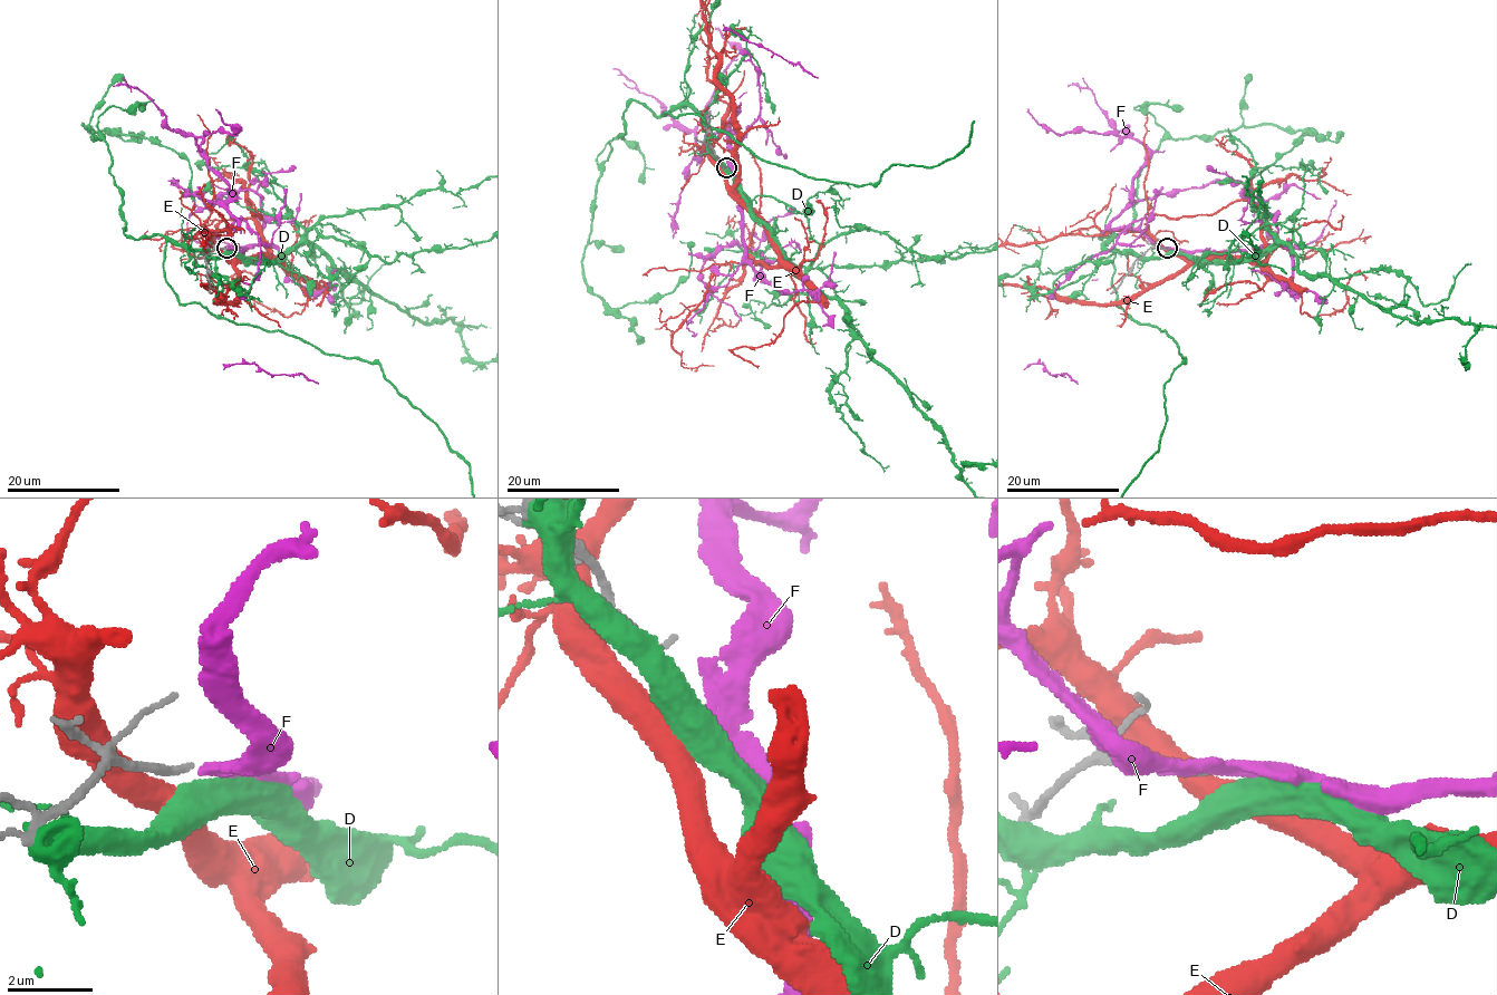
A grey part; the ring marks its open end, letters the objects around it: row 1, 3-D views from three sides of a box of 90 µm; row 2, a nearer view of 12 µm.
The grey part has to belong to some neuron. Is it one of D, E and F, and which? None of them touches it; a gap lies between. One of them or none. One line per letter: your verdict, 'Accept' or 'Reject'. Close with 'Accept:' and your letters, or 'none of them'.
D: Reject
E: Reject
F: Reject
Accept: none of them

